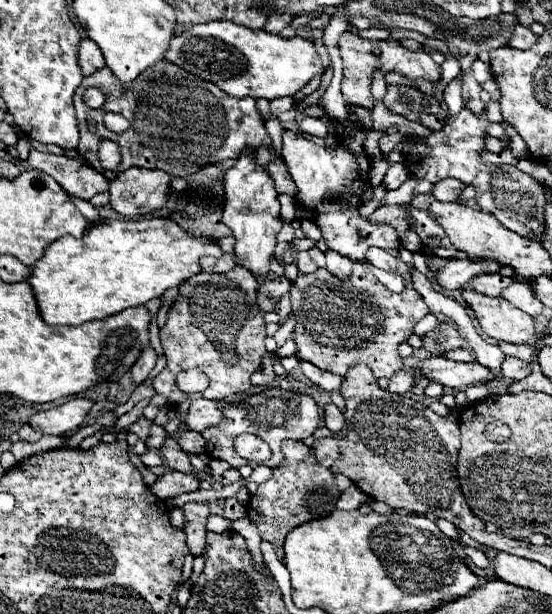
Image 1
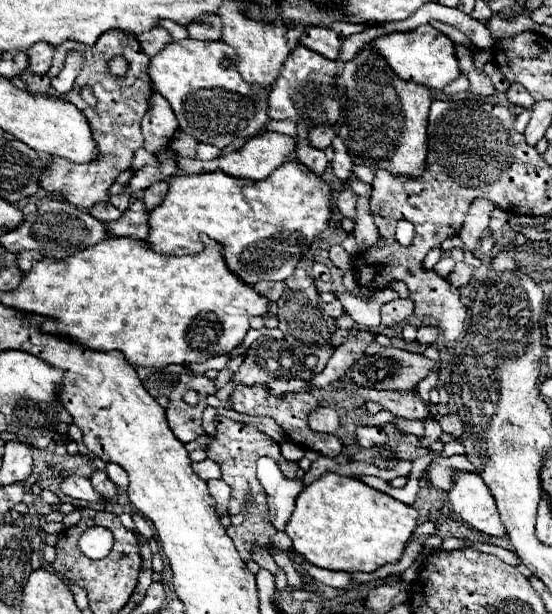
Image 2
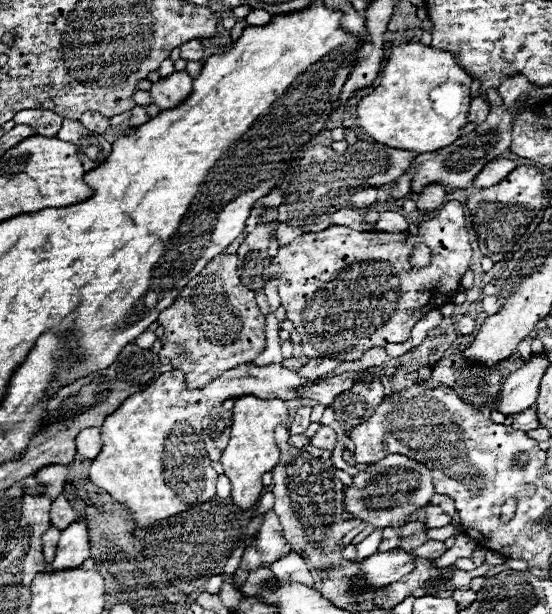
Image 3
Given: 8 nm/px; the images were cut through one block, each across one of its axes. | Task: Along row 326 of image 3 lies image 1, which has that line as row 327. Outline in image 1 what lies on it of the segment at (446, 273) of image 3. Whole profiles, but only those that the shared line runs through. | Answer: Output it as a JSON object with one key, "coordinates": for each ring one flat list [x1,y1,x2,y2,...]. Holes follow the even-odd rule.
{"coordinates":[[398,258,398,266,404,278,404,290,394,294,384,288,370,268,362,262,354,262,350,280,334,278,326,268,318,268,314,274,300,274,290,290,292,314,298,324,294,328,294,340,298,346,296,356,320,370,344,376,354,362,366,362,376,378,392,378,402,368,398,356,398,344,406,342,412,334,414,322,424,318,430,310,422,296,412,288,409,266]]}

